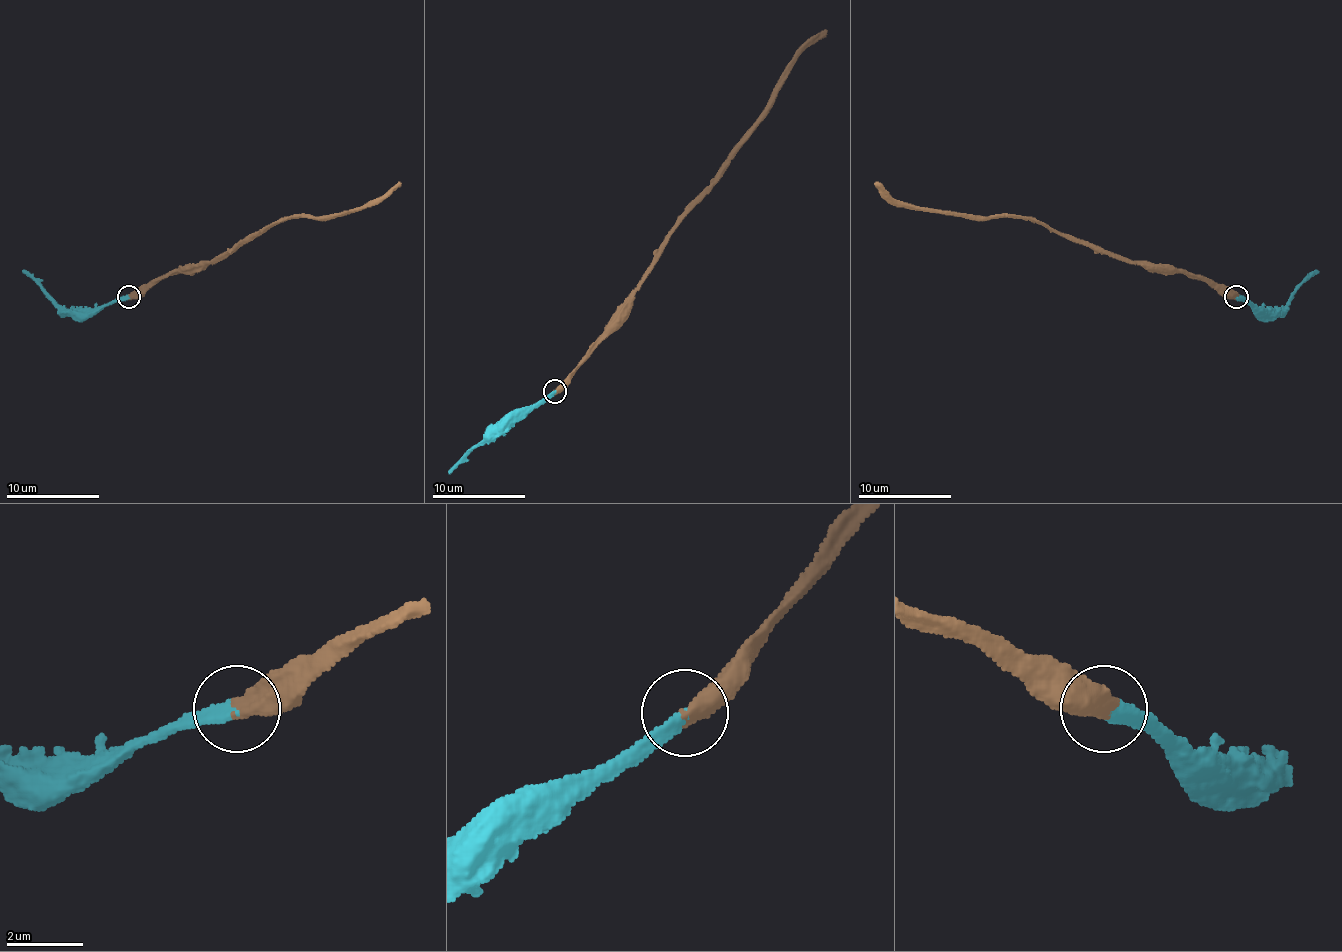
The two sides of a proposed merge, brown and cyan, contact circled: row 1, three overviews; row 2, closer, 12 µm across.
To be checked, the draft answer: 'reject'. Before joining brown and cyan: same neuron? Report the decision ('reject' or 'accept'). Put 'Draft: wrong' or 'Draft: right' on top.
Draft: wrong
accept

